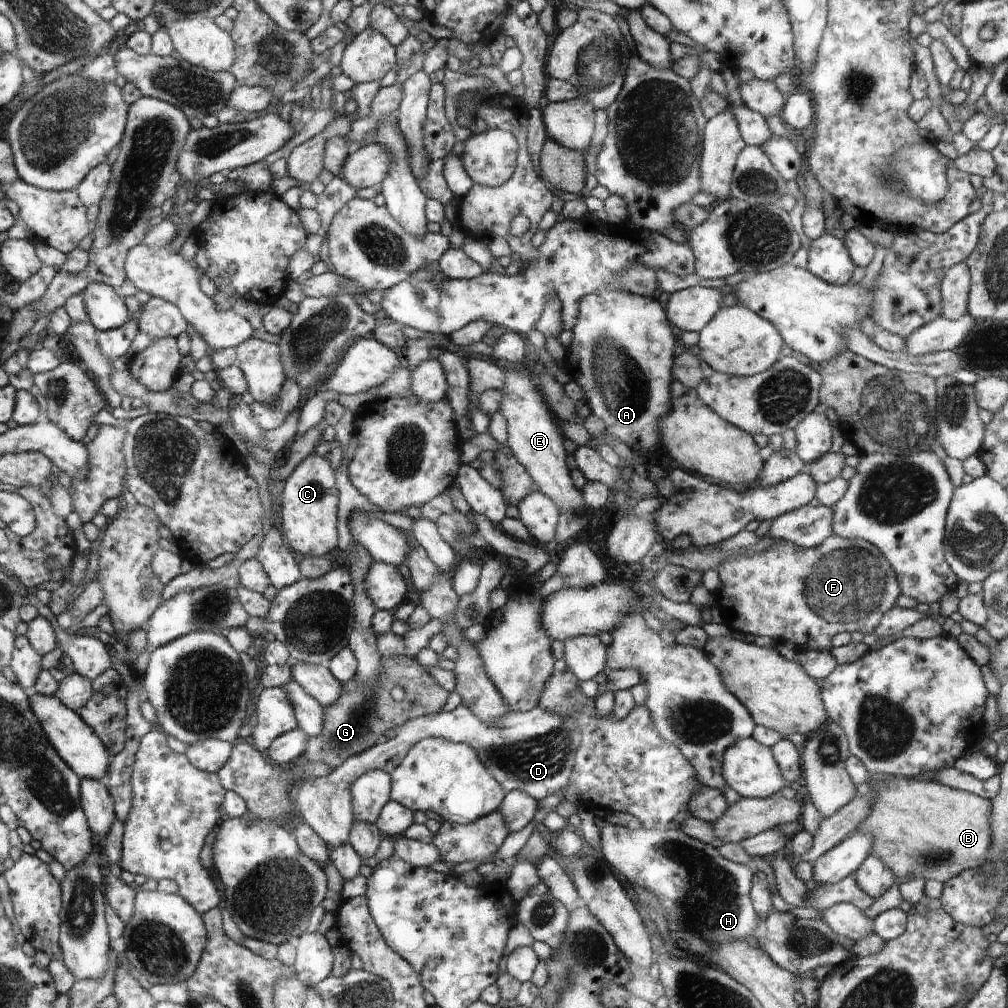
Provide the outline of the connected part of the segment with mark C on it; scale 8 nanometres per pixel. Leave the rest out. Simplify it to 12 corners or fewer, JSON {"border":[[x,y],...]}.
{"border":[[304,458],[278,491],[299,558],[338,546],[330,461]]}

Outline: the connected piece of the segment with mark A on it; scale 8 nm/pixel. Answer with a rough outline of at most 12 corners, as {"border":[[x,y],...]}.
{"border":[[590,293],[567,350],[607,434],[650,451],[670,412],[662,306]]}

